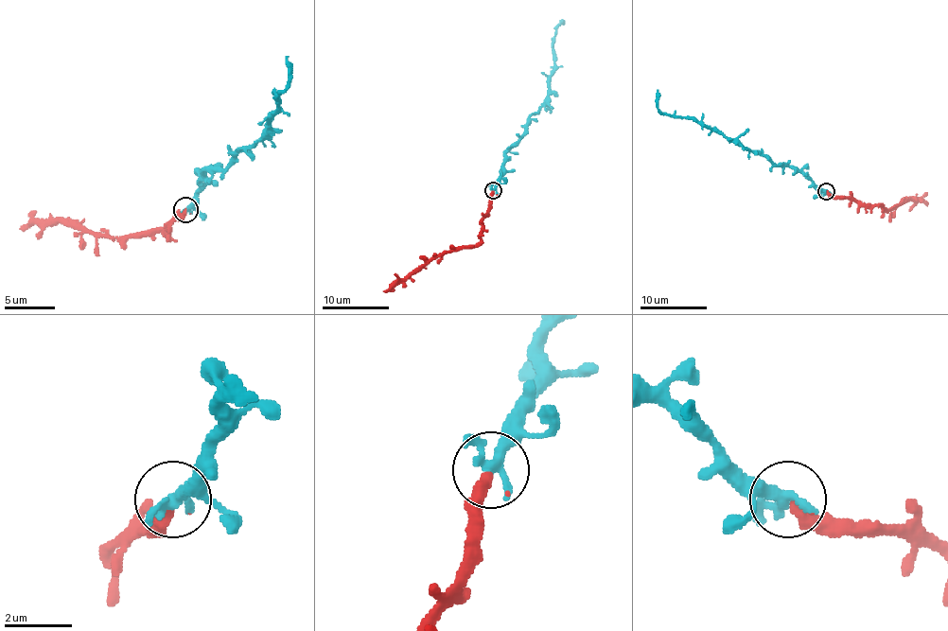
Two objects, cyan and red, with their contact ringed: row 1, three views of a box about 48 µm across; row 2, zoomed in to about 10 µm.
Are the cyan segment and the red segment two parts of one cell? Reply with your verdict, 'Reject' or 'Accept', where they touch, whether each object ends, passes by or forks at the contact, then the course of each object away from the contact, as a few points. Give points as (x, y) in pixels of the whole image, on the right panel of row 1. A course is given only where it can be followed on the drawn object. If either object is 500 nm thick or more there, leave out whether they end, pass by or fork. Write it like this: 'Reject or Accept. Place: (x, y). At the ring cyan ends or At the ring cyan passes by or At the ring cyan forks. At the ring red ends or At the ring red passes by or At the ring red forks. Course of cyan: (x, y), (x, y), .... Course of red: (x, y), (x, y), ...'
Accept. Place: (826, 191). At the ring cyan passes by. At the ring red ends. Course of cyan: (826, 192), (789, 166), (778, 166), (767, 158), (749, 151), (692, 119), (665, 114), (658, 108), (658, 89). Course of red: (826, 192), (884, 209), (907, 201), (927, 203)

